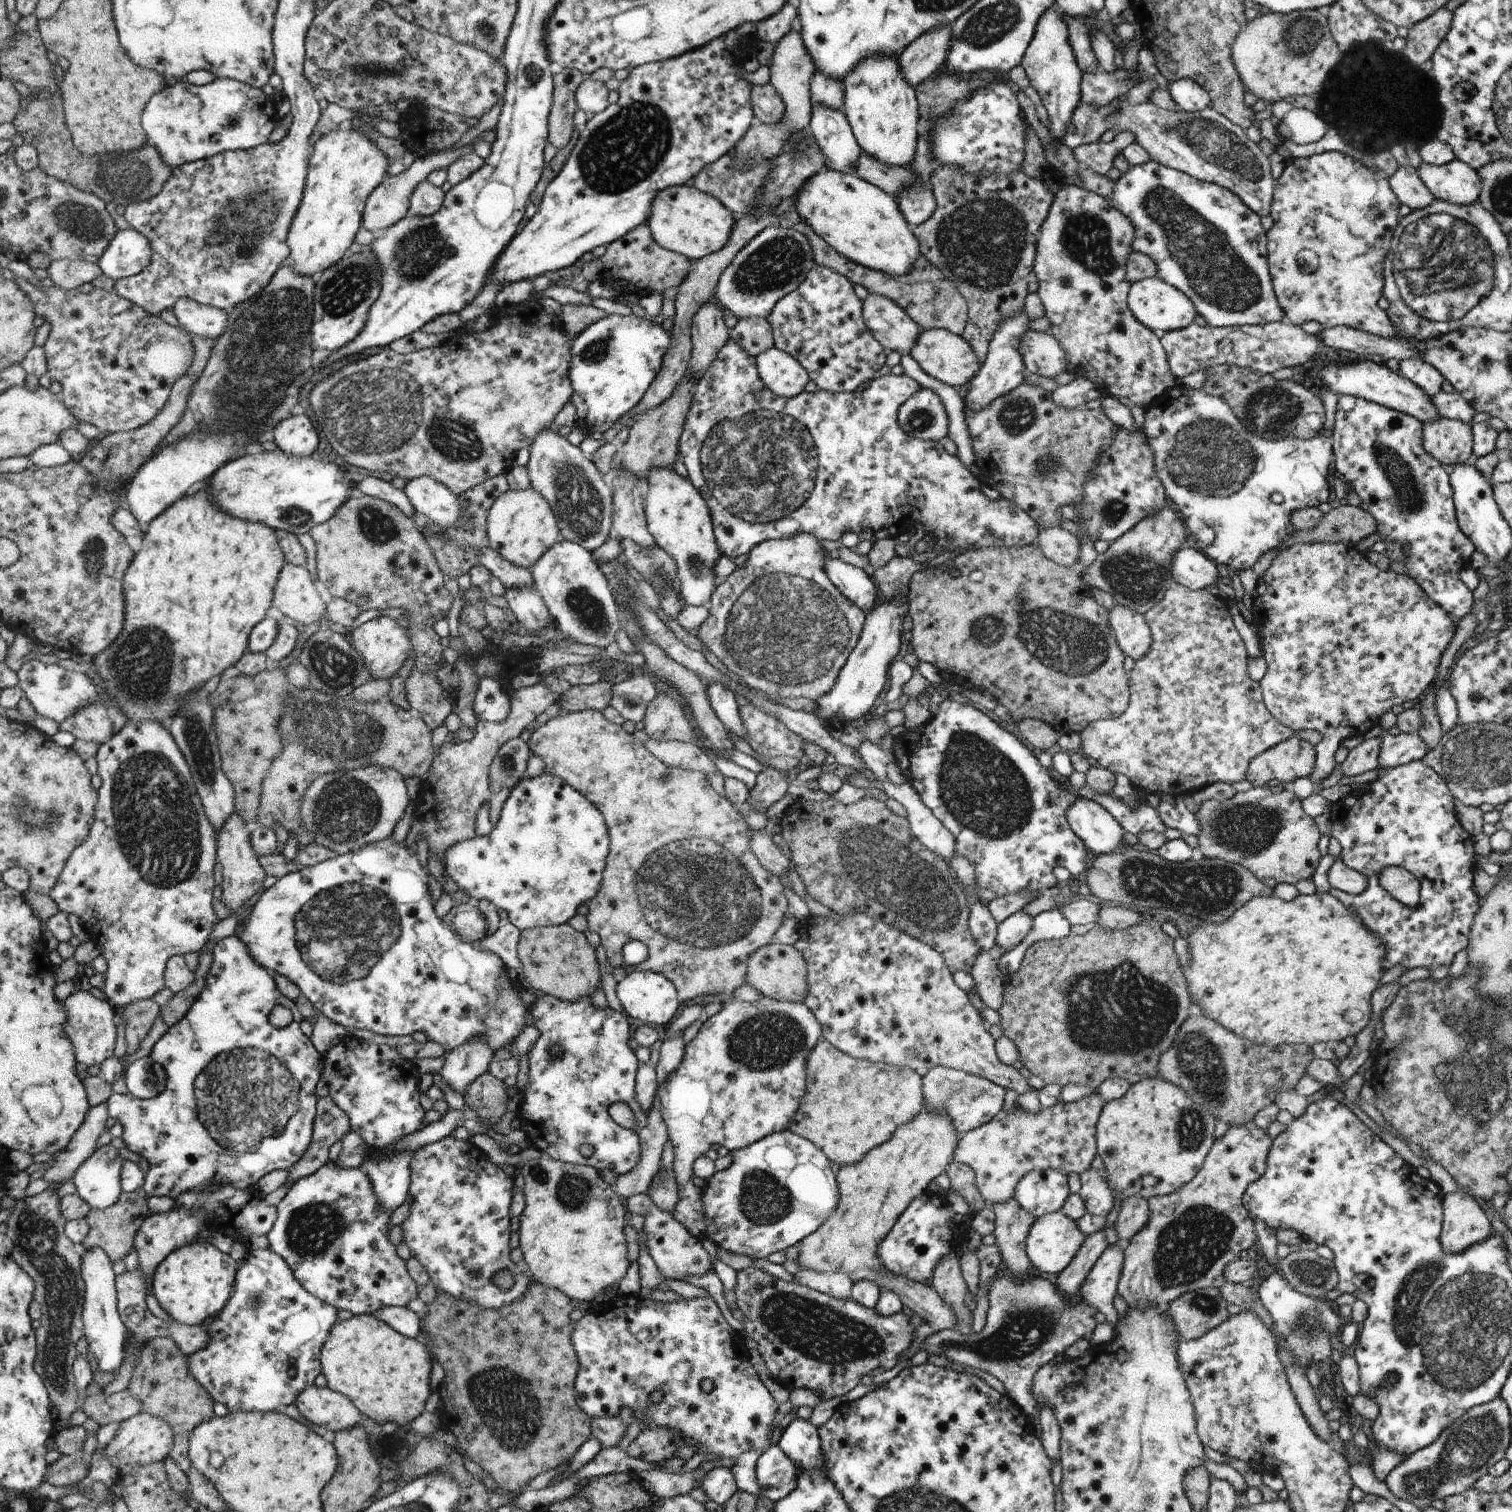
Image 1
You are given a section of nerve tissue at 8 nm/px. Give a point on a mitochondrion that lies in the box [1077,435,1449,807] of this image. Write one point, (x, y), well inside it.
(1135, 577)

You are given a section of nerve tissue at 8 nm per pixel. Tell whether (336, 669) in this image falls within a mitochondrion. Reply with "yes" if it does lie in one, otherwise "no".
yes

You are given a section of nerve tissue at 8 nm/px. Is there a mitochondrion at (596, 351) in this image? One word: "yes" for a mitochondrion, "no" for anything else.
yes

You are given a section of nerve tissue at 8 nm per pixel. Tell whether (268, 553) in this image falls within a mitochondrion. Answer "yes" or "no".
no

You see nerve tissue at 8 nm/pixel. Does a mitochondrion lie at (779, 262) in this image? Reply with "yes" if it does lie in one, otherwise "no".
yes

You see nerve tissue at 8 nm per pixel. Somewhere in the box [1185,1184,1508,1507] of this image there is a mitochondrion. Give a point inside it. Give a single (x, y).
(1478, 1441)

